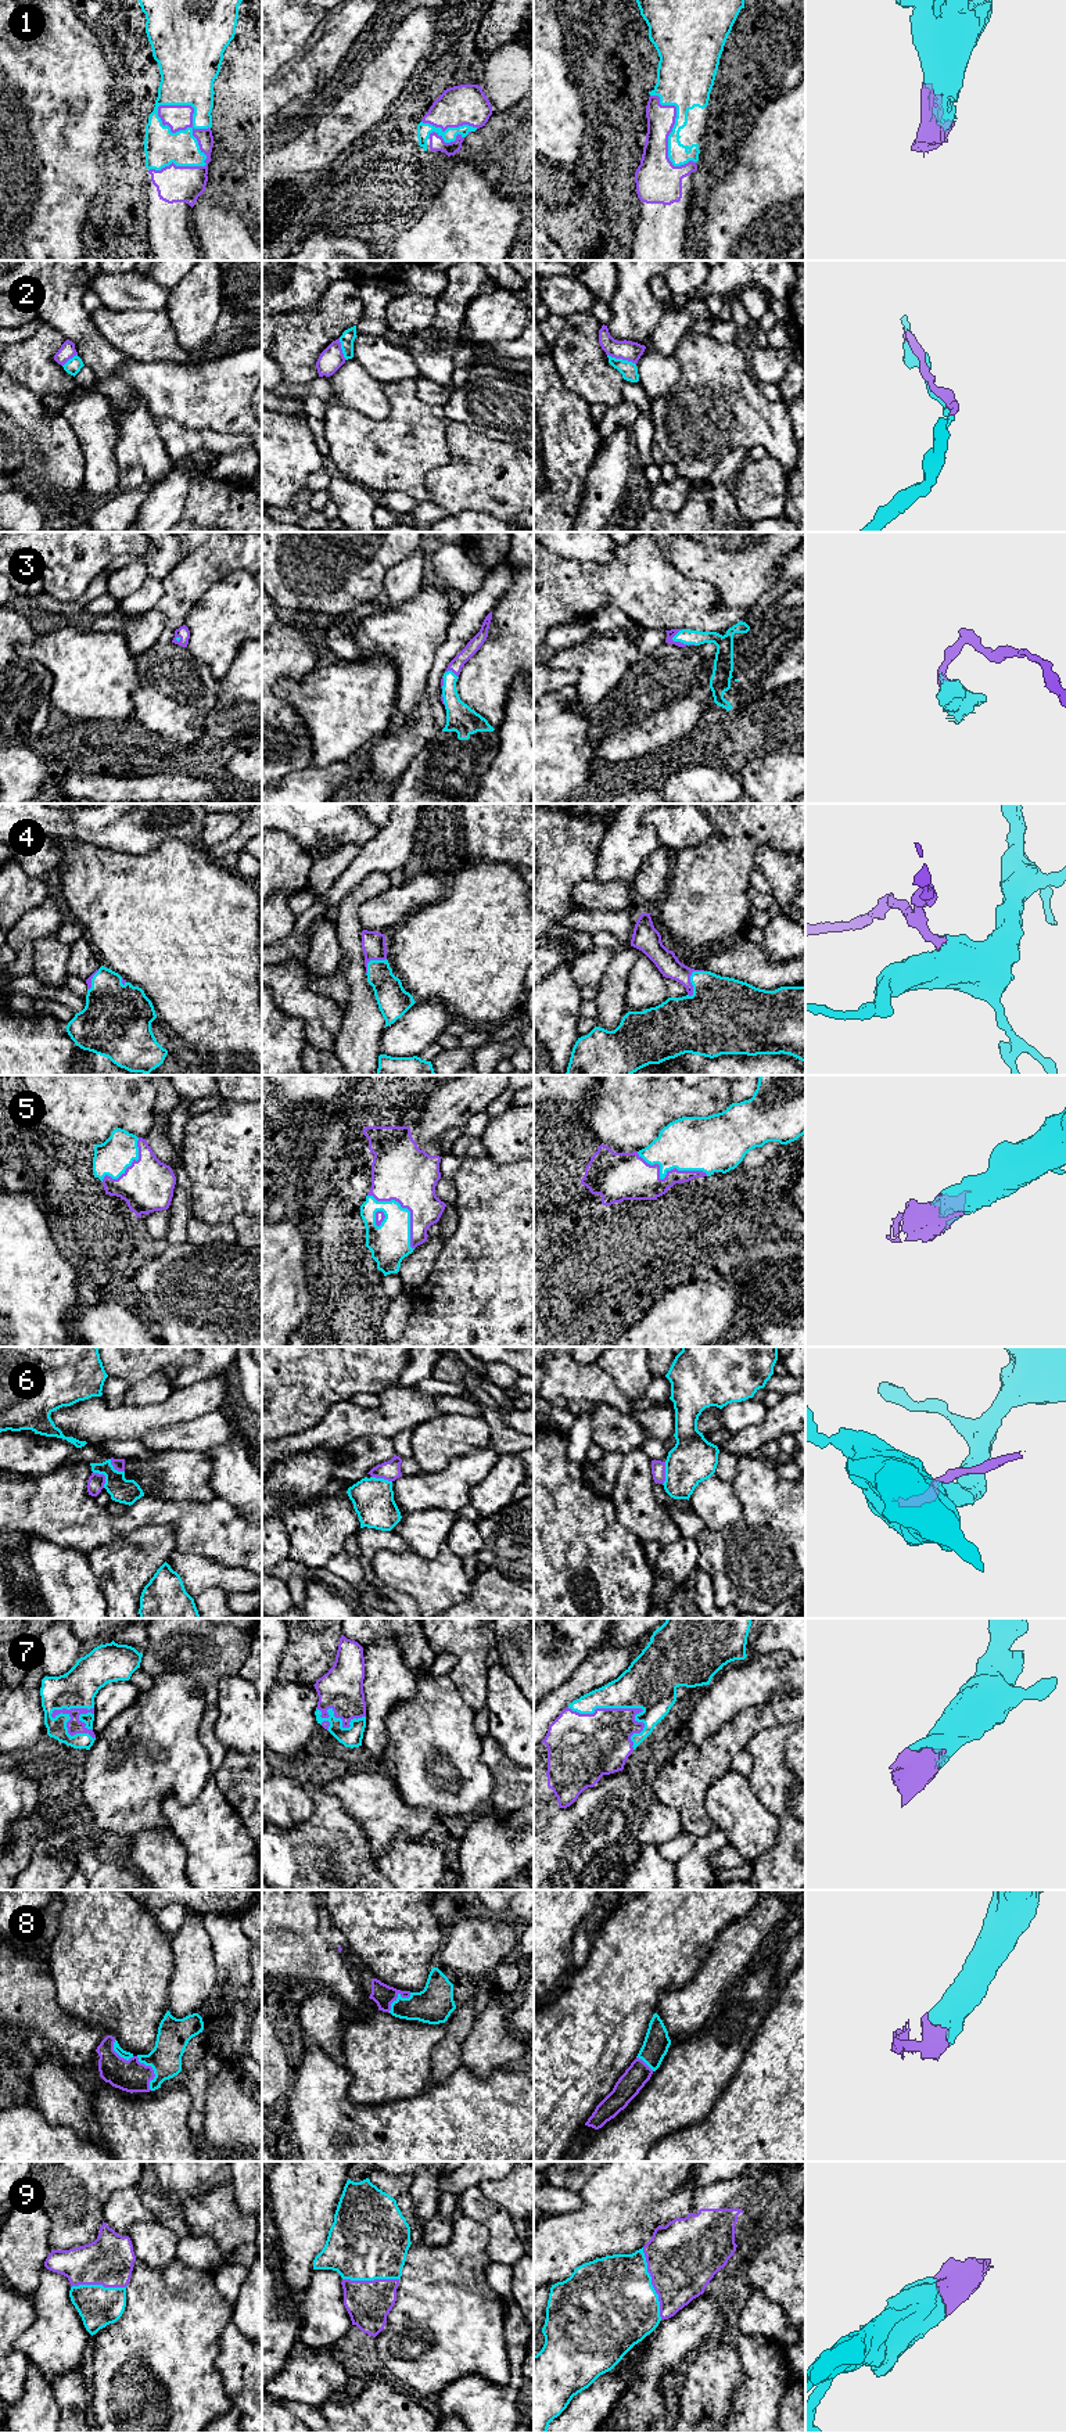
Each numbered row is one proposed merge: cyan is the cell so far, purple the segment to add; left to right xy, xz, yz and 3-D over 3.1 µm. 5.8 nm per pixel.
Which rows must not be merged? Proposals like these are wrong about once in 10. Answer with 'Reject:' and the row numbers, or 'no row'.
Reject: 2, 6

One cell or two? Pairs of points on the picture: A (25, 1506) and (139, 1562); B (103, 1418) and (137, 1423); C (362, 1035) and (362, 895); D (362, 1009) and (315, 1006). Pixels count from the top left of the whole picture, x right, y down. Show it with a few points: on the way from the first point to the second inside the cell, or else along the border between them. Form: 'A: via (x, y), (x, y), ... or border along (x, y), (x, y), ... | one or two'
A: border along (133, 1531), (99, 1545), (90, 1552) | two
B: via (111, 1423), (129, 1423) | one
C: via (361, 1001), (361, 991), (352, 966), (351, 930) | one
D: border along (341, 1007), (341, 1024), (334, 1039) | two

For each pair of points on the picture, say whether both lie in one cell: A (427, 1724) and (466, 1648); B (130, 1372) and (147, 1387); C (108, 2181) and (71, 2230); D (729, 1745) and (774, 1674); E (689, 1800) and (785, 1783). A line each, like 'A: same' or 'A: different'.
A: different
B: different
C: same
D: different
E: different

